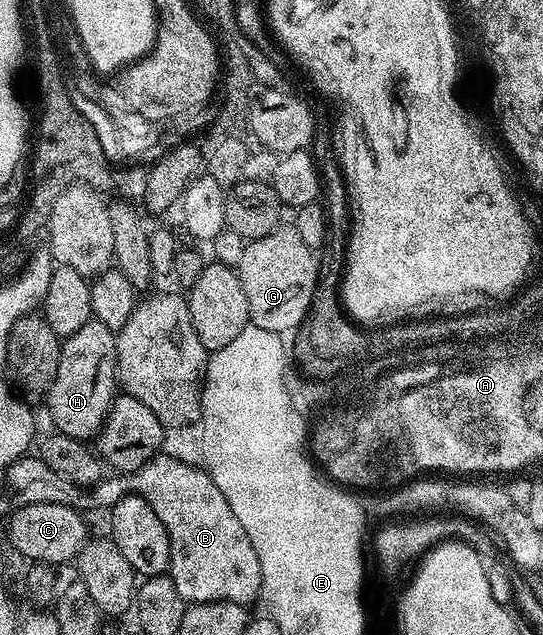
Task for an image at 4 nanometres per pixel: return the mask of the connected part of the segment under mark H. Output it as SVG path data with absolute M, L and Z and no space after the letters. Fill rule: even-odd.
M95 318L88 320L82 330L63 337L58 374L54 374L54 382L46 393L48 416L59 435L85 442L91 441L91 436L92 439L99 437L108 409L118 395L116 338L115 331Z

